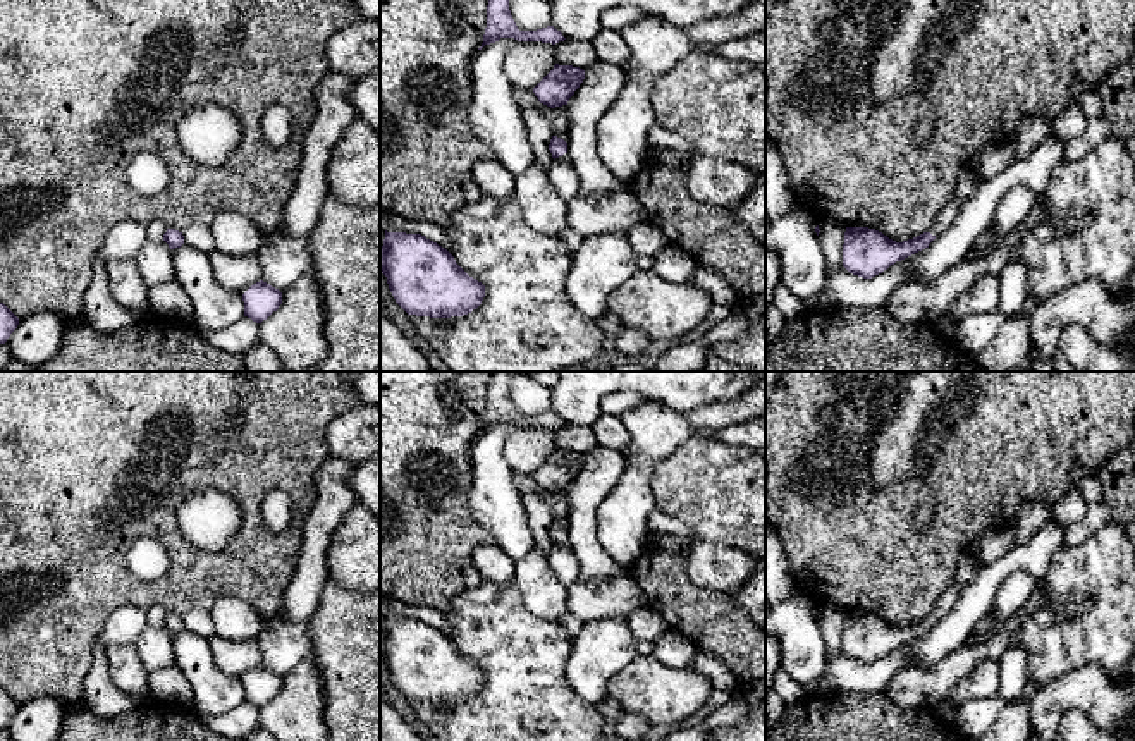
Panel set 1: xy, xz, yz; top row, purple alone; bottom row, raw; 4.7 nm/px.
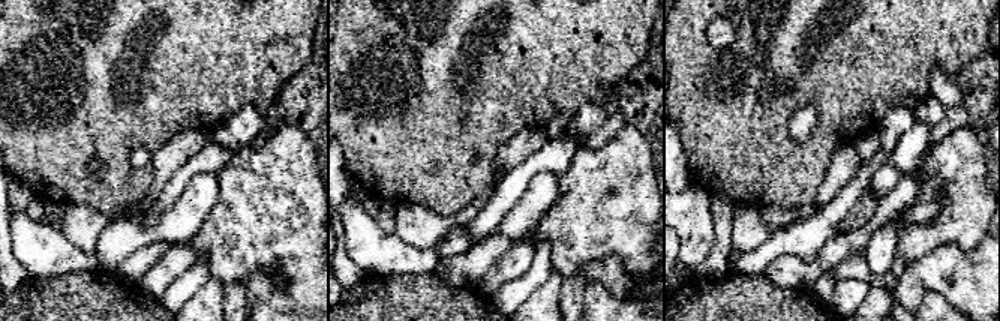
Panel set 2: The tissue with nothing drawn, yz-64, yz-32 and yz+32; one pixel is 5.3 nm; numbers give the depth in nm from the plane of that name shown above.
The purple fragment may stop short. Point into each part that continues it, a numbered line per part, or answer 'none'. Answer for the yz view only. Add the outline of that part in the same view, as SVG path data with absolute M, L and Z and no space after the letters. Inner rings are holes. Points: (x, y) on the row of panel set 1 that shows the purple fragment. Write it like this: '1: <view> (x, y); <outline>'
1: yz (967, 184); M963 168L958 175L956 187L949 203L944 206L929 232L932 236L942 234L956 220L965 203L977 193L982 182L984 181L980 181L973 170Z

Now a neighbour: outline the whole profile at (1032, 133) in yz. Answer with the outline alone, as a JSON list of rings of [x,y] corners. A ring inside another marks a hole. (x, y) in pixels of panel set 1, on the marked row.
[[[1039,117],[1025,119],[1018,129],[1015,143],[1015,158],[1030,156],[1049,138],[1049,122]]]

